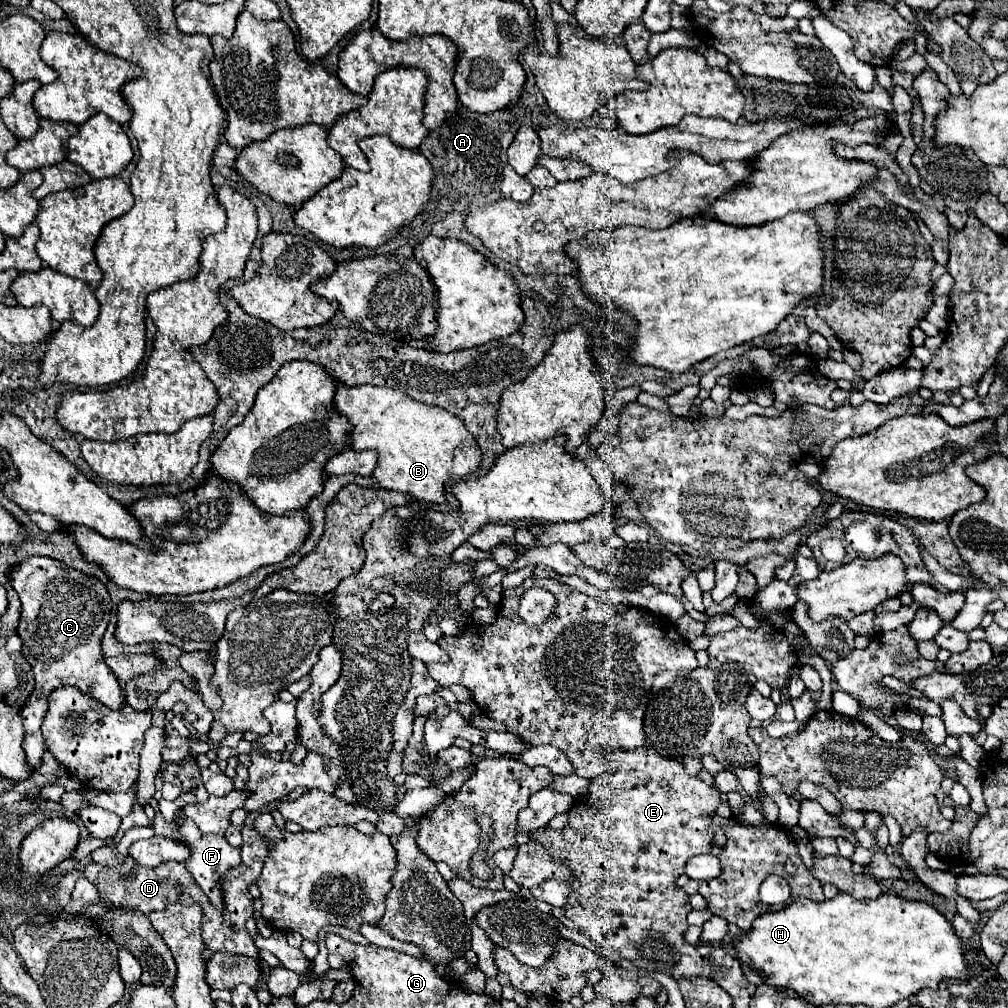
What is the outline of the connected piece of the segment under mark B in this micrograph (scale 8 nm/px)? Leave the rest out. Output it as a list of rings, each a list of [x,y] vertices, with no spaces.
[[[339,384],[337,394],[335,394],[335,406],[355,426],[349,438],[353,450],[377,450],[379,452],[379,462],[377,462],[373,476],[377,484],[385,490],[403,492],[415,500],[441,504],[445,502],[445,482],[447,480],[465,478],[481,466],[481,448],[477,446],[477,440],[465,428],[465,424],[457,416],[447,412],[445,408],[425,406],[393,388],[381,388],[381,386],[369,386],[369,384],[365,386]]]

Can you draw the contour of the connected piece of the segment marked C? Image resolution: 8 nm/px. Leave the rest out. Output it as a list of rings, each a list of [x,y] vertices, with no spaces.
[[[31,556],[25,560],[25,564],[13,568],[11,580],[13,590],[19,594],[23,604],[17,634],[23,640],[23,656],[35,672],[35,690],[21,708],[21,716],[29,766],[37,770],[45,752],[41,722],[47,712],[45,706],[49,692],[53,692],[57,686],[77,686],[111,710],[121,710],[125,698],[101,652],[101,638],[111,618],[111,596],[105,584],[95,576],[75,572],[49,556]]]

